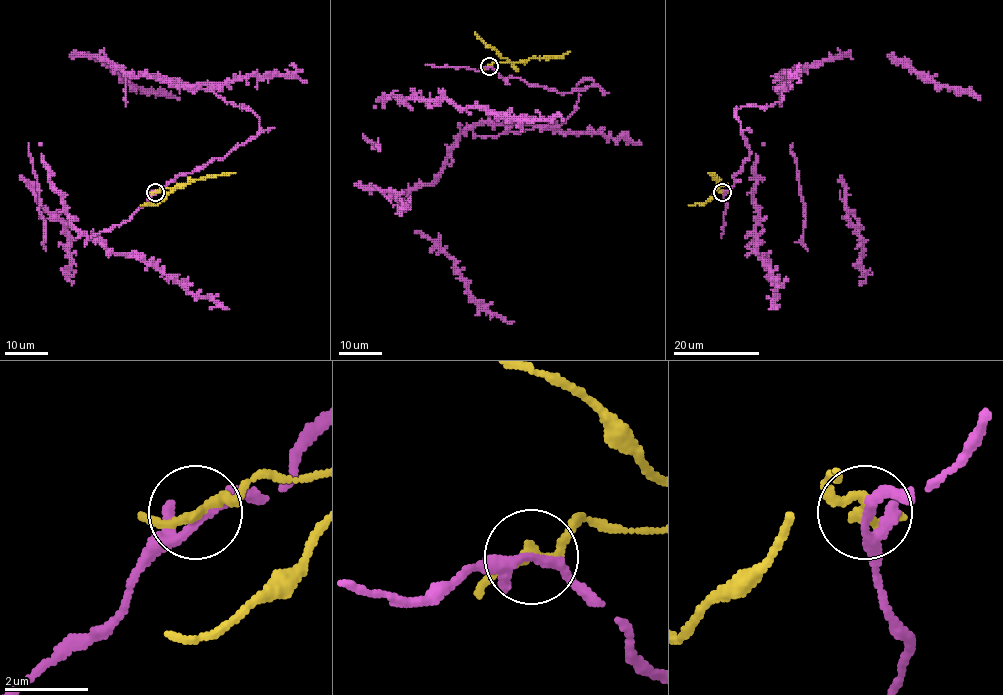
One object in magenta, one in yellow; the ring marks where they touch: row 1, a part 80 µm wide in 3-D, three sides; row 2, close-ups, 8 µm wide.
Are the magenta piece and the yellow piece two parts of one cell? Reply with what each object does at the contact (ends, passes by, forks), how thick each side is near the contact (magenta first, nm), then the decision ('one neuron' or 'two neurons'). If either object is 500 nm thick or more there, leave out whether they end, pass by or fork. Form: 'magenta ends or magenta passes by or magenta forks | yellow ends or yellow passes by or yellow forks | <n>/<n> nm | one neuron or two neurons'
magenta forks | yellow passes by | 180/200 nm | two neurons

